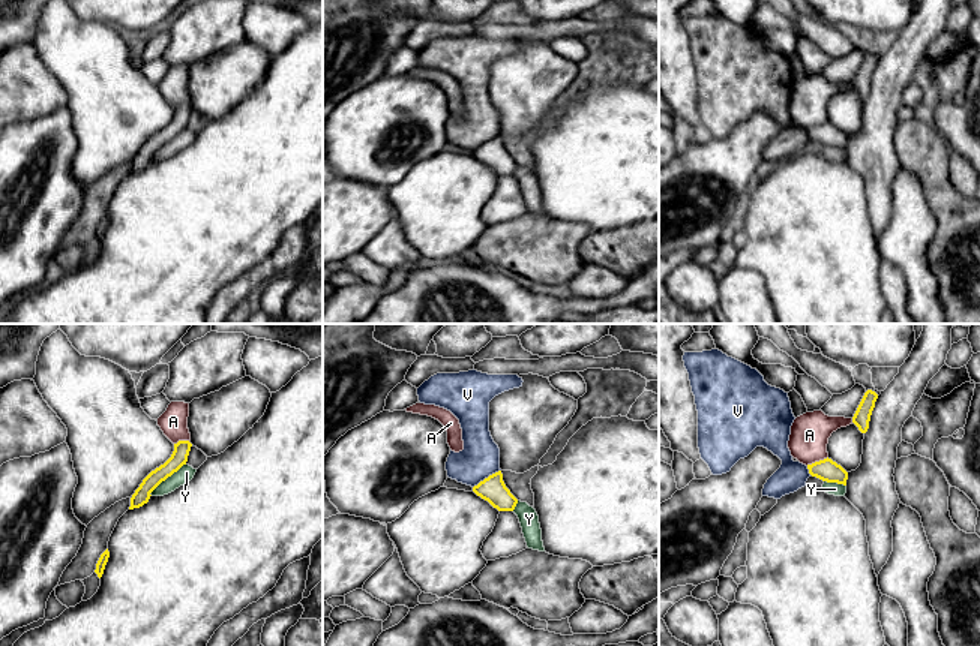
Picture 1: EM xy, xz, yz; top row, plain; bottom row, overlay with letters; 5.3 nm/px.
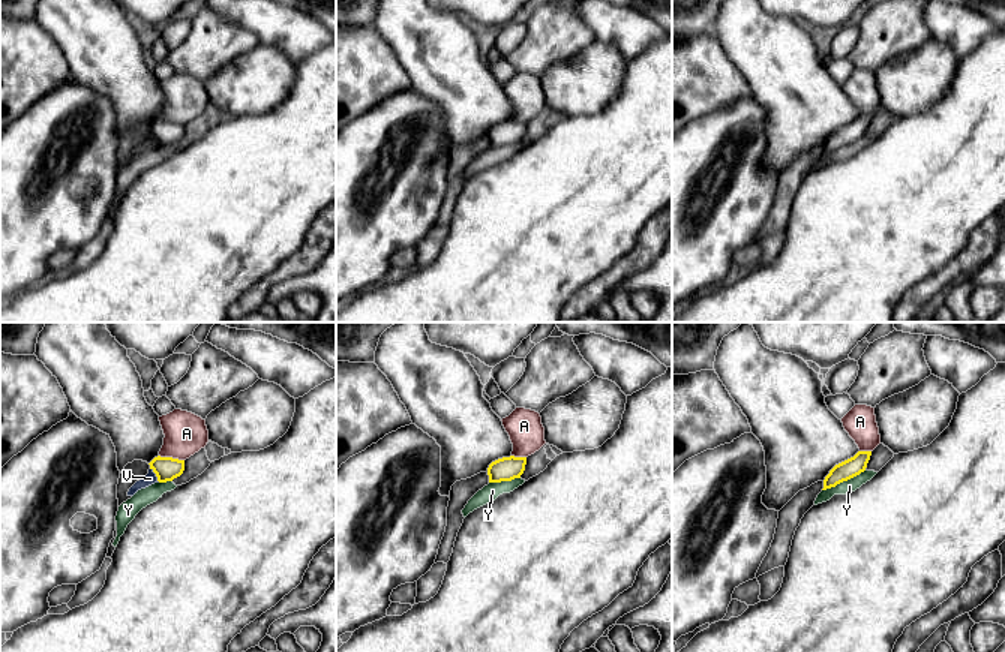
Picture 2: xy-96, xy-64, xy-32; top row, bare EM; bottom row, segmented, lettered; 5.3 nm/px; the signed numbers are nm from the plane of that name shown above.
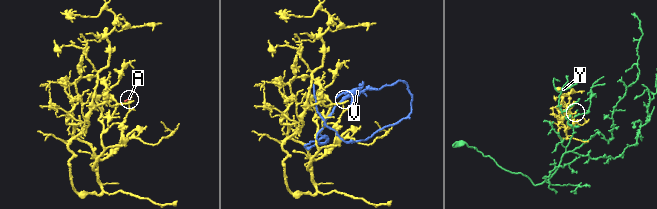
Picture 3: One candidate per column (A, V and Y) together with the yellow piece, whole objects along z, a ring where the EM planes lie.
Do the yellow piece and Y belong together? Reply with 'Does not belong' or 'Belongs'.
Does not belong

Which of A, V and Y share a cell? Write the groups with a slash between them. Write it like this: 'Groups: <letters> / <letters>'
Groups: A / V / Y

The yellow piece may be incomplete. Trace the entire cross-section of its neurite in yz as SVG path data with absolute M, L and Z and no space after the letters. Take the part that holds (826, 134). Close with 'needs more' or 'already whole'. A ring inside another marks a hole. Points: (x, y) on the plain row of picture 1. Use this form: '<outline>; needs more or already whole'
M828 121L807 129L807 133L812 141L816 141L822 145L846 150L848 136Z; already whole

